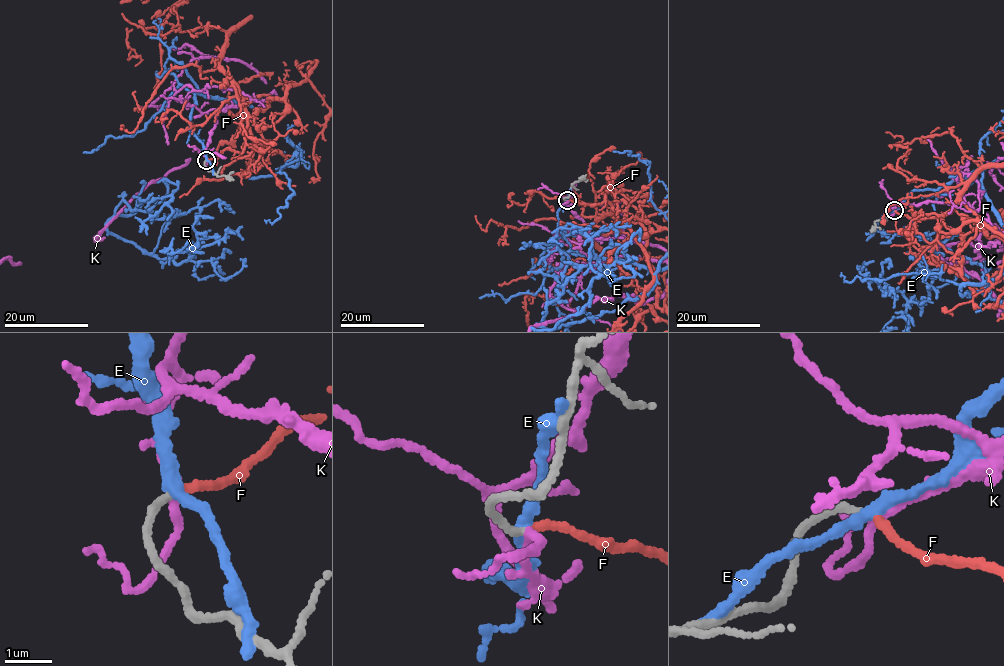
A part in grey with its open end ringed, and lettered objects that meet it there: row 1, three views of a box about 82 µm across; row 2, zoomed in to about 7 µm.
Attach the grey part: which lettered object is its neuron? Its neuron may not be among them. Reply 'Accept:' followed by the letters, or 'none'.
Accept: F

